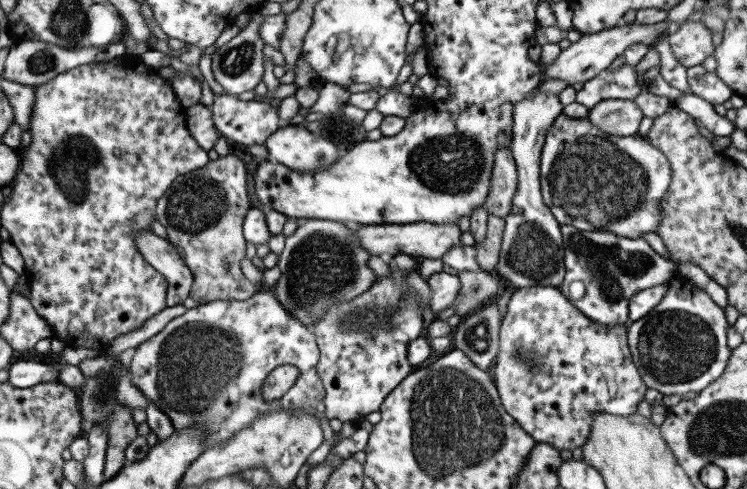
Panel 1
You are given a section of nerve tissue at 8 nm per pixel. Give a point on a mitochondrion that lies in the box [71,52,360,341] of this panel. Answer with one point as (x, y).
(197, 204)

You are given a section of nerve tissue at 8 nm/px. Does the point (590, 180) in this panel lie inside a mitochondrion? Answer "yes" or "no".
yes

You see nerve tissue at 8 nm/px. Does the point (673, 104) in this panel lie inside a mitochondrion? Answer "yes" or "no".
no

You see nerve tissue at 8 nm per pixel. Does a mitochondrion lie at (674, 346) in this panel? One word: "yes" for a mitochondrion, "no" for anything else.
yes

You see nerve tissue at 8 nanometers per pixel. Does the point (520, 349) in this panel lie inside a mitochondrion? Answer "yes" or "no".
yes

